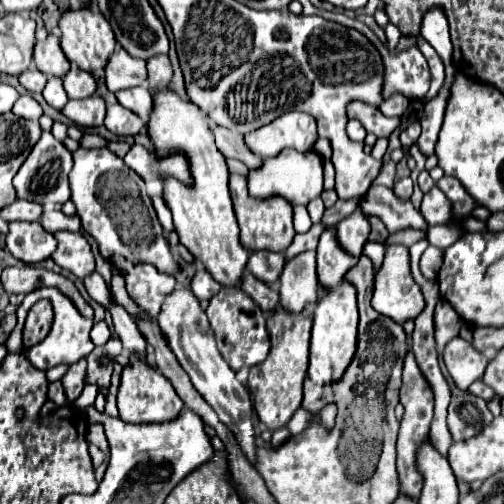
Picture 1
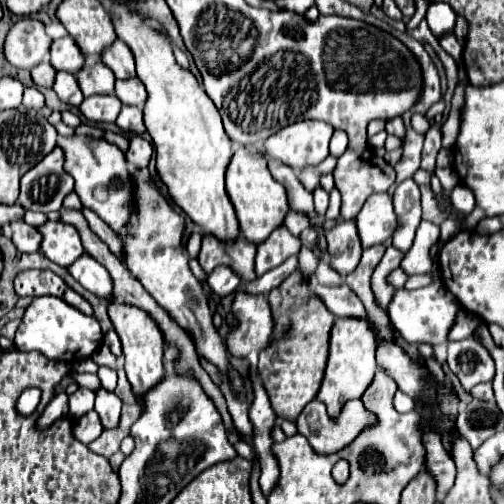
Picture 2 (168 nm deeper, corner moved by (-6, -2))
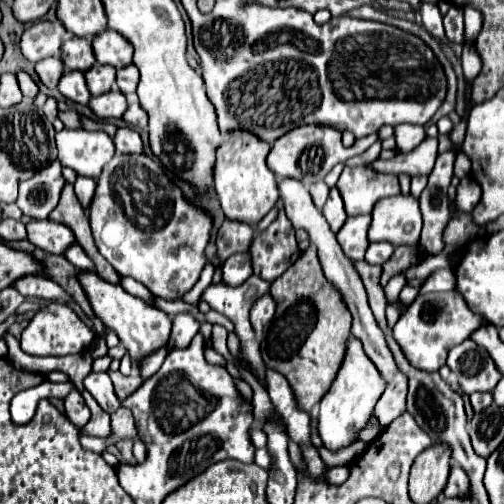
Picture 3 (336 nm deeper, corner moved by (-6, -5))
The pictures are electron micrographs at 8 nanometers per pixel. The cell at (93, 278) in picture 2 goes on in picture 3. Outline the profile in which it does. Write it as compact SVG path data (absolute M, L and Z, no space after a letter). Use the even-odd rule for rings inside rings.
M74 244L72 248L68 248L66 250L66 254L64 254L78 270L94 270L94 262L90 262L90 256L82 250L82 246L78 246L78 244Z

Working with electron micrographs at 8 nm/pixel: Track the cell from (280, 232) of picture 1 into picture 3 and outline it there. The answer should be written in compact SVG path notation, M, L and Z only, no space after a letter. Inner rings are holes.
M232 132L230 140L216 150L214 184L222 210L228 220L258 226L258 222L276 206L278 186L276 186L274 172L270 172L266 166L268 152L270 152L270 144L246 132Z

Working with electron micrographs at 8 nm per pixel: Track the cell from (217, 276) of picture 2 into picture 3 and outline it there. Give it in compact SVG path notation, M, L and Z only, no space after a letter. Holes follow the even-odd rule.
M234 254L224 262L222 282L226 282L226 286L240 286L250 276L252 276L250 254Z

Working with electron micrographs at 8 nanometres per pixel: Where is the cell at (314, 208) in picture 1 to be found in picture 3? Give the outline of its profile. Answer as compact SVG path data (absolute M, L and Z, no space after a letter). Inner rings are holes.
M322 180L316 182L316 184L312 184L312 186L310 186L310 196L312 196L314 204L316 204L318 208L322 208L322 206L326 204L326 198L328 198L328 186L326 186Z

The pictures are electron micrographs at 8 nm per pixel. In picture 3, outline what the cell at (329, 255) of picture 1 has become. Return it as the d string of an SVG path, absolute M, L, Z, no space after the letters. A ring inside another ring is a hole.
M370 214L350 216L346 224L340 228L340 232L336 234L344 254L354 262L364 260L364 252L368 248L368 238L366 238L368 226L370 226Z

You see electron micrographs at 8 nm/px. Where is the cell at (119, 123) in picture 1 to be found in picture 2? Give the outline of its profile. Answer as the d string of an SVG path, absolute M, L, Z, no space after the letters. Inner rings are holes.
M124 105L118 119L116 119L116 125L122 129L122 131L128 131L132 135L142 135L146 131L144 127L144 121L142 121L142 109L140 107L130 107L130 105Z

